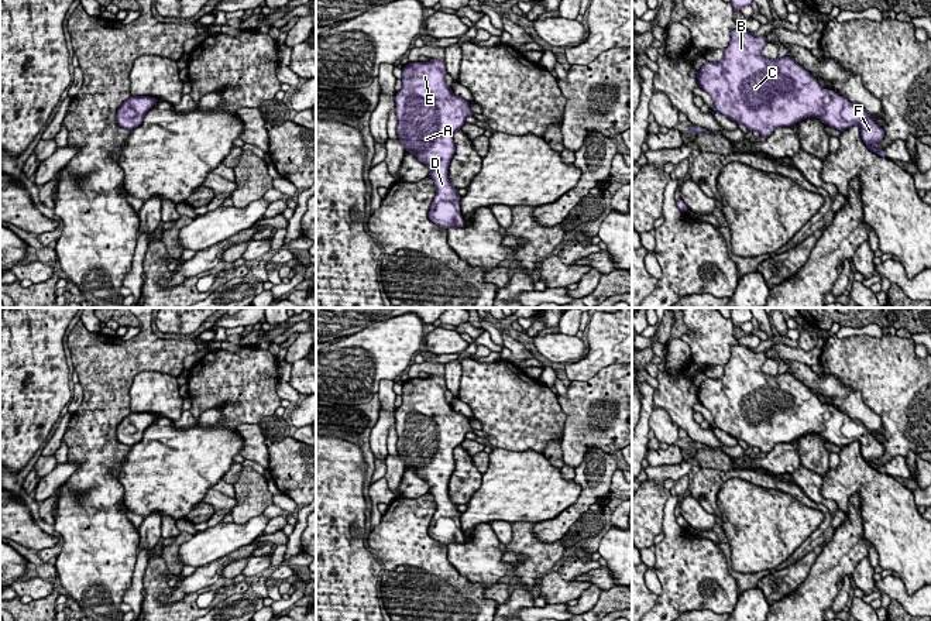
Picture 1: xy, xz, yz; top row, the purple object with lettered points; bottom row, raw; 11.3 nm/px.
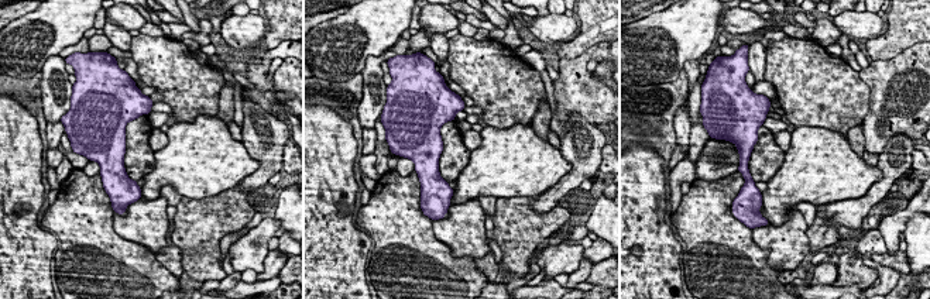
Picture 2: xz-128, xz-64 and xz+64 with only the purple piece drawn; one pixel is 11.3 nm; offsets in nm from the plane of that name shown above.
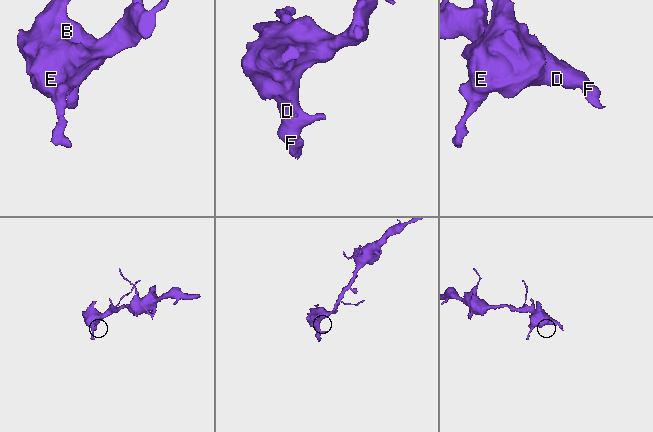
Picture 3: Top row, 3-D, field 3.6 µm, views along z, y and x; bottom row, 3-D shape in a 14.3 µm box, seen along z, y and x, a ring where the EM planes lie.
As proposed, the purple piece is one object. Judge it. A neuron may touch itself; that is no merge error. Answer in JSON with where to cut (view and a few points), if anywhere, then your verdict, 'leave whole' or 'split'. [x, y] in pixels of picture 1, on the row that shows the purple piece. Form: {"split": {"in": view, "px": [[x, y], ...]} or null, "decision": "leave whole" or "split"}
{"split": null, "decision": "leave whole"}

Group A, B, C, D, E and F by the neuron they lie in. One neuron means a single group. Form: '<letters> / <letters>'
A B C D E F

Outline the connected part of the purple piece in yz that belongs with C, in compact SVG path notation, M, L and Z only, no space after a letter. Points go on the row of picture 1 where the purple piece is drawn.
M735 28L722 61L707 62L698 71L698 85L712 97L718 113L759 131L763 140L777 127L793 126L807 117L818 117L841 131L858 124L866 147L879 157L887 157L884 150L875 147L884 137L883 128L860 104L824 89L787 55L774 61L765 58L766 44L765 35L755 37Z

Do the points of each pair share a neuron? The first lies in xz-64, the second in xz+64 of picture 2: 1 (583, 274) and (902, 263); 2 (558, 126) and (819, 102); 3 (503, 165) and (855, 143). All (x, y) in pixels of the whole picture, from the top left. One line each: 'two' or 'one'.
1: two
2: two
3: two

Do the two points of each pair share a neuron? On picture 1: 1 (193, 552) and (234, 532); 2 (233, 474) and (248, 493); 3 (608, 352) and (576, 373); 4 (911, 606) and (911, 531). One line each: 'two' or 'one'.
1: one
2: two
3: one
4: two

